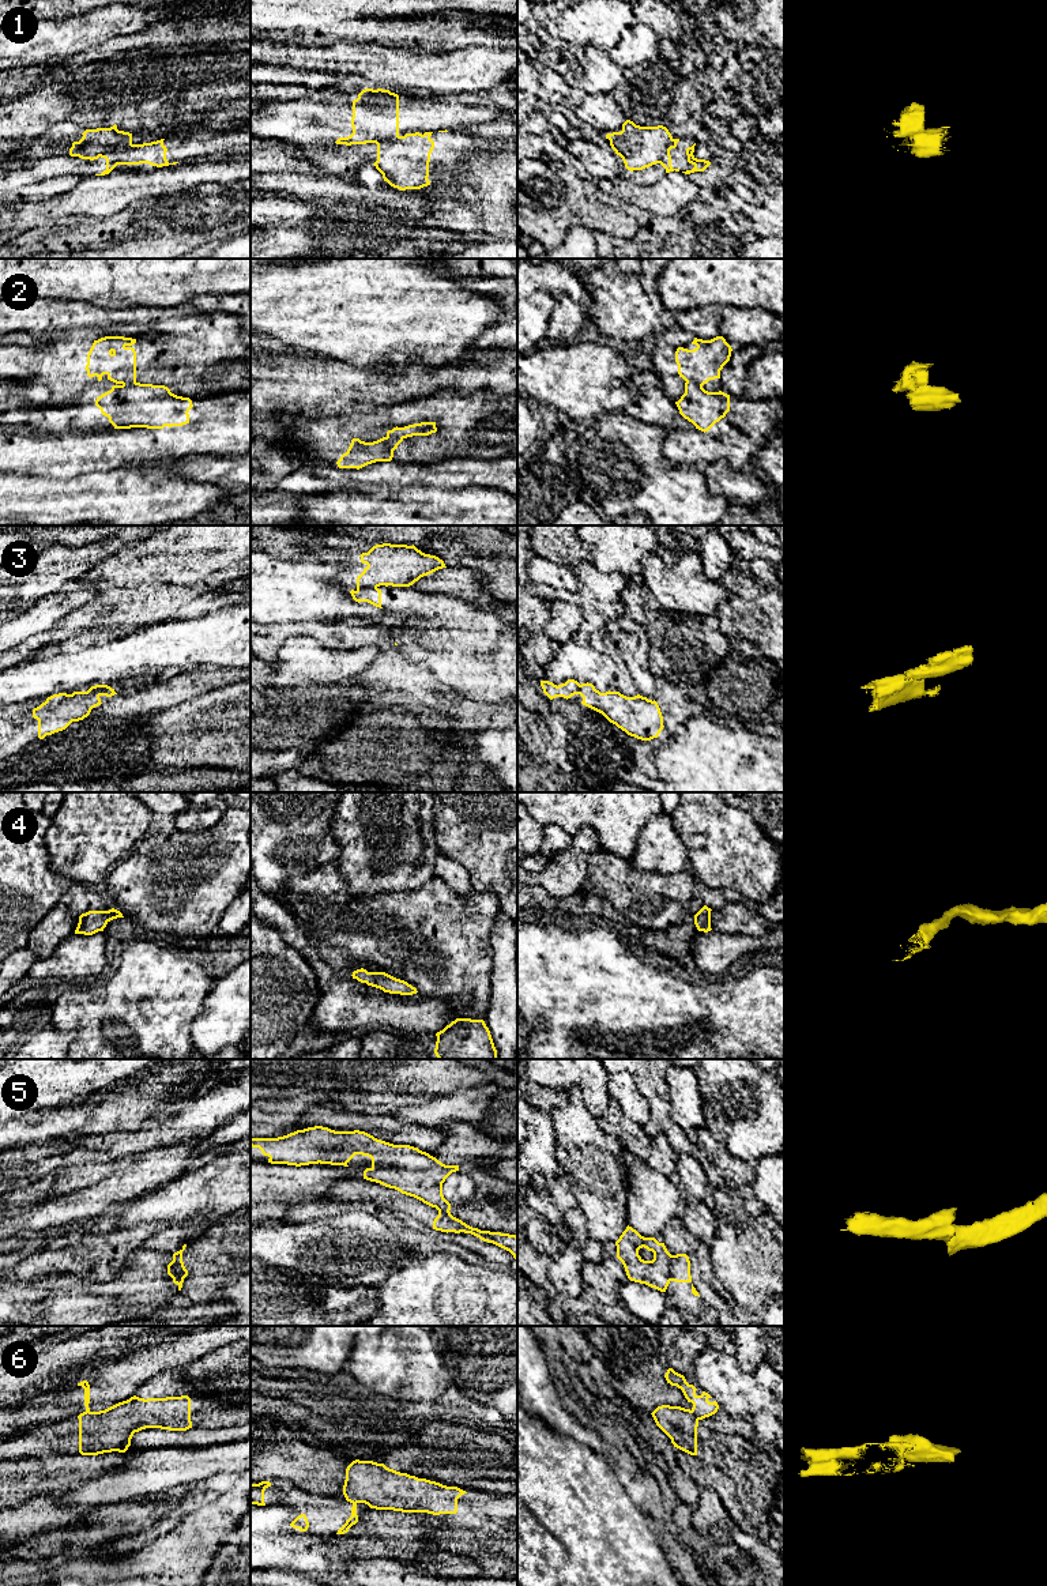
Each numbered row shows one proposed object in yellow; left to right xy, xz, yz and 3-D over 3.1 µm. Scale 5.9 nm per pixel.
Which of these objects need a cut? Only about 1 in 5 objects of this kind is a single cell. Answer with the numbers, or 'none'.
1, 2, 3, 5, 6

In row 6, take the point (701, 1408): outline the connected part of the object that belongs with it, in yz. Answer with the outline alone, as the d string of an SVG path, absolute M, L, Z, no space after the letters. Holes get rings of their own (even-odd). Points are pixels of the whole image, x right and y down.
M669 1368L664 1378L667 1383L682 1390L688 1402L693 1404L692 1412L697 1416L698 1420L709 1417L718 1412L718 1402L709 1402L708 1399L712 1397L705 1391L703 1391L701 1395L697 1395L697 1389L693 1385L689 1385L683 1375L675 1372L673 1368Z

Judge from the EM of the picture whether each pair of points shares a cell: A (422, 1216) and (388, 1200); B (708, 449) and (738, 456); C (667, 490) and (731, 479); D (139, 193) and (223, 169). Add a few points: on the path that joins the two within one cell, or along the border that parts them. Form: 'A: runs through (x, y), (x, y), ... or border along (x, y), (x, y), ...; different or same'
A: runs through (414, 1208), (396, 1201); same
B: runs through (715, 449), (731, 449); same
C: border along (701, 470), (707, 488), (729, 504); different
D: runs through (159, 181), (172, 174), (203, 170); same

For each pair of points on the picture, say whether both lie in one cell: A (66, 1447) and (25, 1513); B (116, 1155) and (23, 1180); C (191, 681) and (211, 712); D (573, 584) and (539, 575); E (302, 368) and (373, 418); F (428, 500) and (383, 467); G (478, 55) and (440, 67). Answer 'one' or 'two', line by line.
A: two
B: one
C: two
D: one
E: two
F: two
G: one

